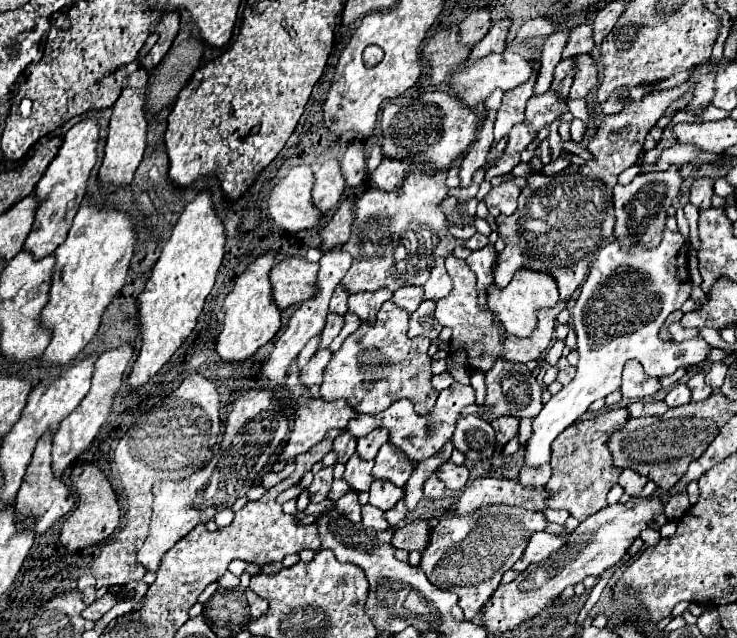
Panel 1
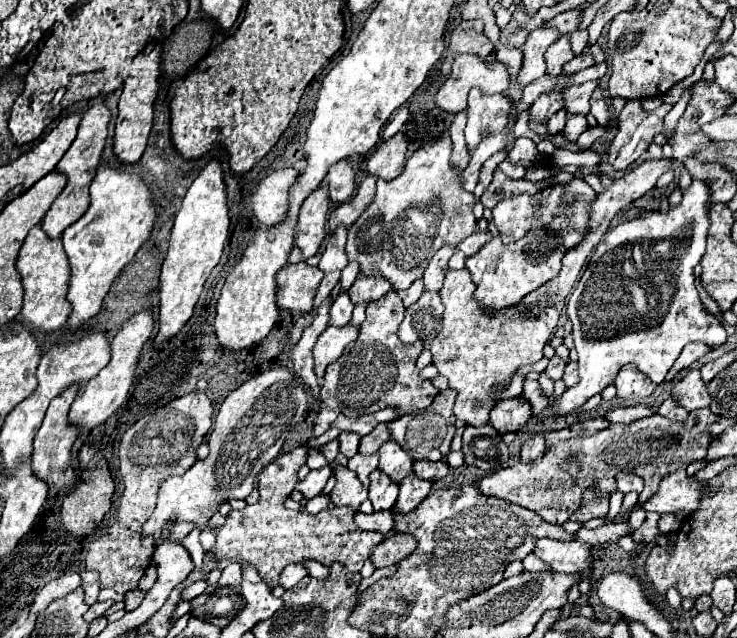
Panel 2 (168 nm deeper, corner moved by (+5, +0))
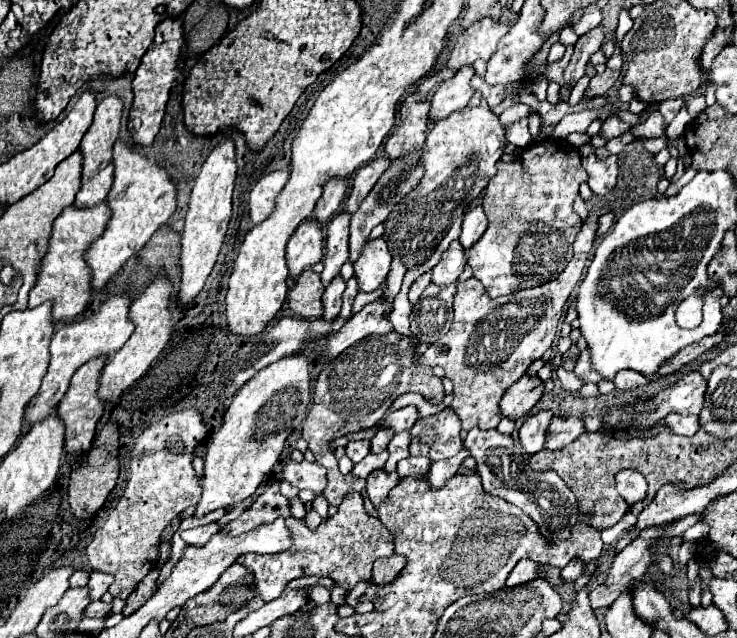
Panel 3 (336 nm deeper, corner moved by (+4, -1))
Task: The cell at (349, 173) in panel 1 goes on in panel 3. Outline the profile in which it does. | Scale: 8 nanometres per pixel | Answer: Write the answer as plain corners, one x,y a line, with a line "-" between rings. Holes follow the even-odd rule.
342,178
328,182
328,186
324,186
324,192
322,192
320,200
316,202
316,208
314,208
312,218
318,224
328,222
342,208
344,196
346,196
346,182

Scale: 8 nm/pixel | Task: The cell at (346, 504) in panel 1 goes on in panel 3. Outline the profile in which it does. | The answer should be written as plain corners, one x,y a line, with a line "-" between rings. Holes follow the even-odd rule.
390,332
386,336
368,336
354,346
346,348
340,356
330,360
326,368
318,374
312,406
302,426
302,438
308,442
308,448
314,452
316,462
326,468
326,490
322,492
330,506
340,506
342,498
350,490
362,492
366,480
354,478
352,474
342,476
338,470
338,460
334,456
332,442
350,432
360,432
376,426
380,418
390,410
392,402
406,392
420,392
424,398
432,400
432,404
440,404
444,400
442,380
432,374
432,368
420,366
412,362
414,348
408,338
402,334

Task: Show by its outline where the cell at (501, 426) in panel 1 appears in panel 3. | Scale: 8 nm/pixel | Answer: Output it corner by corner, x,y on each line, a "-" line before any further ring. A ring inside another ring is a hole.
524,374
520,380
516,380
510,390
502,396
500,410
506,418
518,420
530,412
530,408
540,400
544,392
544,382
538,376

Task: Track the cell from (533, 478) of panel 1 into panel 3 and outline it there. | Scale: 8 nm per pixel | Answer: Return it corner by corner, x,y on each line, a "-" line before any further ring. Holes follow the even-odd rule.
540,410
536,414
526,416
526,420
524,420
522,428
520,428
520,444
524,446
524,450
530,456
544,448
546,428
548,428
550,420
552,420
552,412
550,410

